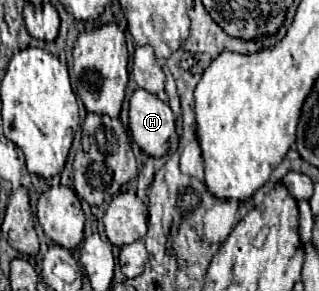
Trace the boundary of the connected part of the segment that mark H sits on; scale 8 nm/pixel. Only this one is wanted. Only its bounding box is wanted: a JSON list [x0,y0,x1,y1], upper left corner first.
[130,88,176,156]

